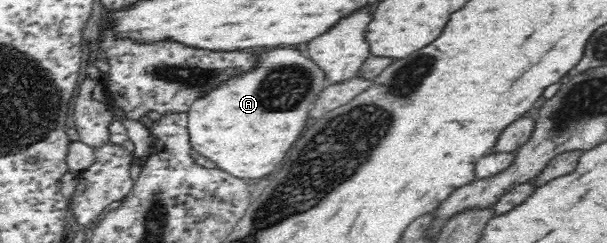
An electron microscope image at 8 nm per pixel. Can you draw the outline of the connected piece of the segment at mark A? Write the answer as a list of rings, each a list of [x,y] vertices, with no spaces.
[[[276,49],[264,53],[264,69],[256,73],[248,73],[248,77],[240,77],[240,81],[232,81],[232,85],[224,85],[224,89],[216,89],[212,97],[204,97],[204,101],[192,103],[187,111],[189,144],[216,167],[232,177],[252,181],[270,175],[286,157],[286,151],[302,133],[304,121],[309,117],[310,105],[320,93],[326,93],[330,87],[324,73],[317,65],[301,52],[292,49]]]

